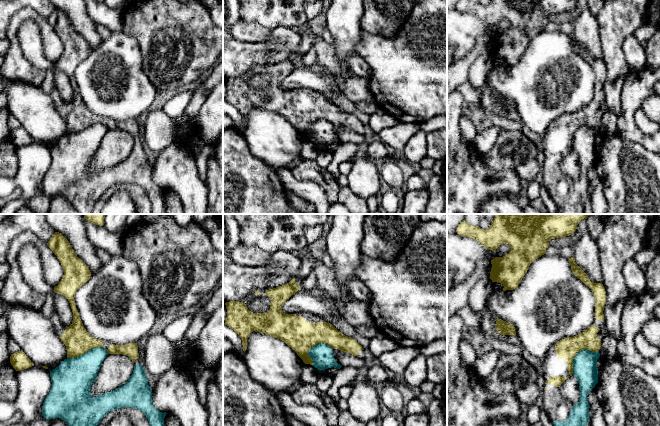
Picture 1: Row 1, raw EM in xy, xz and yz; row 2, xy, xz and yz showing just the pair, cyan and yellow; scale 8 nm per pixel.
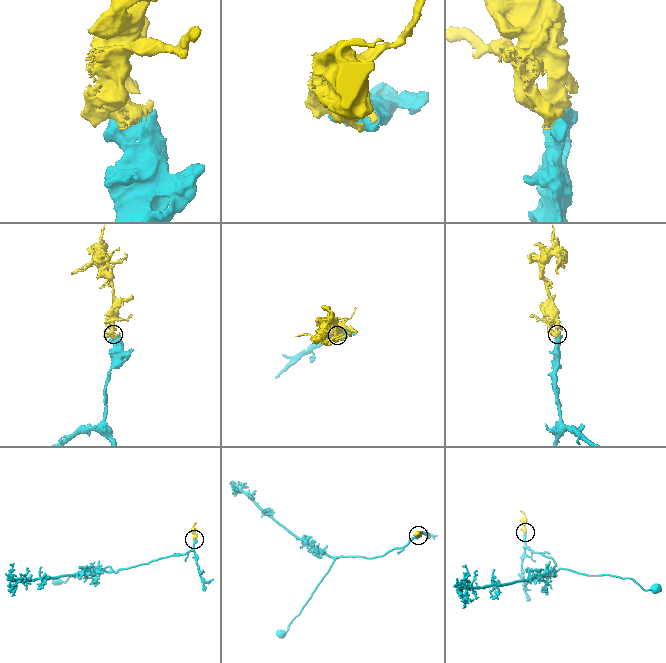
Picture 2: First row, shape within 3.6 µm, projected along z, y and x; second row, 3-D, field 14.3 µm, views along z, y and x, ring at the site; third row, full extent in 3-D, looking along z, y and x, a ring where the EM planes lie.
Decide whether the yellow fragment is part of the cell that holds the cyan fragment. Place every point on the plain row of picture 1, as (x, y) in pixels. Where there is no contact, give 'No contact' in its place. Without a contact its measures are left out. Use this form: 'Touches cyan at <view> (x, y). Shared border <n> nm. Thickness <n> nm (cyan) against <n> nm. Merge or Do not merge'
Touches cyan at yz (577, 129). Shared border 280 nm. Thickness 200 nm (cyan) against 170 nm. Merge

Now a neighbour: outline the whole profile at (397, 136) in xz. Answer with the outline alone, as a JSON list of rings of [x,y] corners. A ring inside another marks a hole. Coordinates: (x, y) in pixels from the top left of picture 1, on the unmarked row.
[[[399,123],[393,127],[385,128],[377,133],[378,140],[402,153],[407,141],[420,130],[417,123]]]

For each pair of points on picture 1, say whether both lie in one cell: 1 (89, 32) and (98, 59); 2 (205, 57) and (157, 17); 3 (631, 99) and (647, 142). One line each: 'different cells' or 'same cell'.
1: different cells
2: same cell
3: same cell

